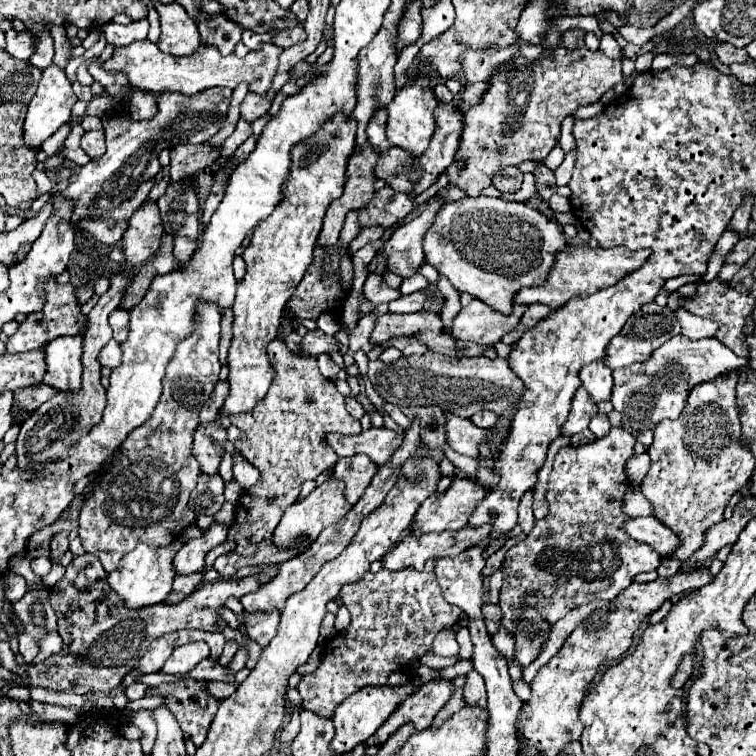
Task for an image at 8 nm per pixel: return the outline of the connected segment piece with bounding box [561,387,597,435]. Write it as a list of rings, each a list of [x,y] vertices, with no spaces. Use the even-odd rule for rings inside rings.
[[[579,387],[573,397],[573,403],[571,403],[569,419],[567,419],[565,427],[561,429],[563,435],[581,433],[583,429],[587,429],[587,425],[595,413],[597,413],[597,403],[591,399],[591,395],[583,387]]]

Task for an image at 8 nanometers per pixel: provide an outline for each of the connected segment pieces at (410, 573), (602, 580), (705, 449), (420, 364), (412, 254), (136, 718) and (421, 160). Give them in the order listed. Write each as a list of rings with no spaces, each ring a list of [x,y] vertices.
[[[427,561],[423,571],[413,567],[401,571],[379,571],[379,573],[365,573],[361,581],[353,585],[345,585],[339,593],[339,599],[351,613],[351,625],[343,633],[335,633],[333,639],[325,647],[325,657],[315,673],[303,675],[299,683],[299,695],[303,699],[303,709],[317,713],[319,717],[331,717],[335,707],[341,705],[349,695],[363,689],[365,685],[385,685],[389,673],[405,669],[417,663],[427,651],[431,651],[431,643],[437,631],[453,625],[459,621],[461,609],[447,603],[443,599],[443,591],[435,577],[435,561]]]
[[[613,427],[603,439],[579,447],[563,447],[555,455],[545,493],[549,515],[535,521],[531,533],[507,551],[501,567],[505,577],[499,607],[503,613],[501,623],[505,627],[513,627],[517,607],[533,603],[533,595],[551,599],[561,591],[561,615],[565,615],[595,599],[615,599],[619,591],[633,583],[635,575],[659,567],[661,555],[651,547],[637,543],[625,529],[621,529],[623,523],[629,521],[621,507],[625,493],[629,491],[625,463],[633,457],[633,445],[635,439],[629,431]]]
[[[731,371],[717,379],[711,379],[709,383],[699,383],[689,393],[689,399],[685,401],[685,409],[681,417],[675,421],[659,423],[653,429],[655,433],[653,445],[647,449],[651,457],[651,469],[641,483],[641,493],[651,501],[655,511],[653,515],[661,523],[677,531],[677,535],[681,535],[681,547],[673,551],[673,557],[677,557],[679,561],[687,561],[705,543],[707,529],[723,519],[723,511],[729,499],[741,487],[747,485],[749,475],[753,473],[753,459],[749,451],[745,451],[739,443],[741,423],[739,423],[737,403],[735,403],[735,387],[733,387],[733,383],[737,383],[735,375],[737,371]]]
[[[437,353],[401,357],[395,363],[369,361],[367,373],[373,389],[381,395],[383,401],[409,407],[409,405],[437,405],[443,411],[451,411],[457,417],[469,419],[477,411],[489,409],[497,415],[515,407],[521,399],[523,383],[517,375],[511,373],[507,359],[485,359],[485,357],[463,357],[461,361],[445,359]]]
[[[441,197],[429,199],[429,203],[421,215],[417,215],[409,223],[401,225],[393,233],[393,237],[387,241],[385,249],[381,251],[383,255],[387,255],[389,271],[401,275],[403,279],[417,273],[419,265],[423,263],[423,243],[421,243],[423,235],[433,225],[433,219],[443,203],[445,203],[445,199],[441,199]]]
[[[141,709],[143,712],[135,712],[131,717],[131,722],[143,733],[141,746],[143,753],[151,755],[151,750],[157,737],[157,726],[151,717],[151,710]]]
[[[439,103],[437,111],[435,111],[435,123],[437,123],[437,129],[433,133],[429,147],[425,149],[425,155],[413,157],[409,151],[405,151],[401,147],[389,147],[387,151],[381,153],[381,157],[373,169],[375,177],[383,179],[389,187],[393,187],[393,191],[401,191],[401,193],[409,193],[409,195],[419,195],[427,187],[431,187],[437,181],[437,177],[441,173],[445,173],[447,167],[455,161],[455,151],[459,149],[459,139],[461,139],[463,127],[465,127],[465,117],[459,107],[453,107],[449,103]]]

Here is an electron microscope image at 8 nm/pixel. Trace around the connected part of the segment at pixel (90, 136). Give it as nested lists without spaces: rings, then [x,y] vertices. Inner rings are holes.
[[[87,131],[81,137],[81,147],[91,157],[91,161],[101,159],[103,153],[105,153],[105,135],[103,135],[103,131]]]

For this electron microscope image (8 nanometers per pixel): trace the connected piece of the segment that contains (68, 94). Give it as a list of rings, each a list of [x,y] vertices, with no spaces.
[[[51,65],[49,69],[45,69],[43,77],[41,77],[41,83],[37,87],[37,93],[31,99],[29,111],[27,111],[27,117],[25,117],[25,125],[23,125],[25,127],[25,131],[23,131],[23,143],[25,143],[25,147],[39,151],[41,145],[43,145],[43,141],[49,139],[63,123],[69,121],[71,107],[75,105],[75,101],[77,101],[77,97],[73,93],[71,83],[65,77],[65,73],[59,67],[55,67],[55,65]]]

